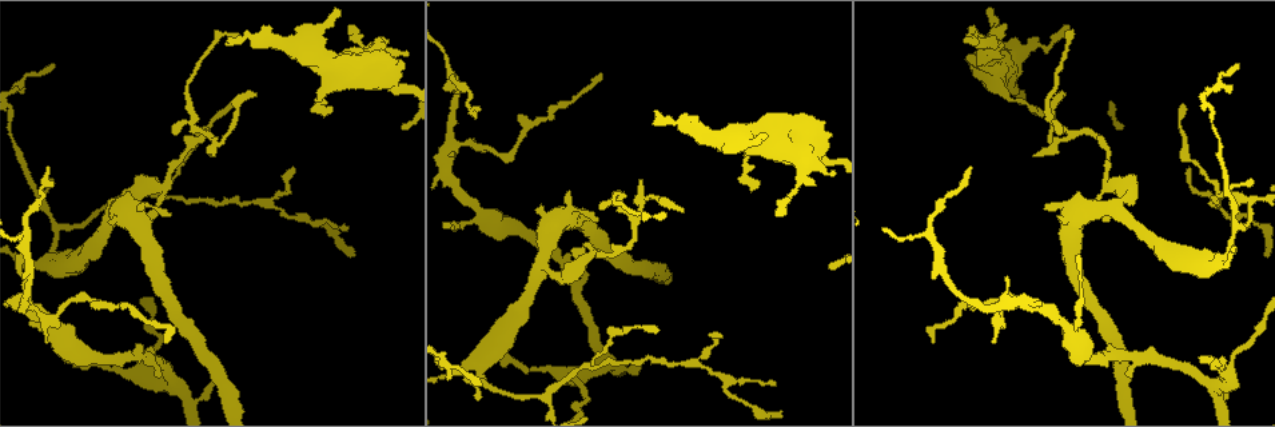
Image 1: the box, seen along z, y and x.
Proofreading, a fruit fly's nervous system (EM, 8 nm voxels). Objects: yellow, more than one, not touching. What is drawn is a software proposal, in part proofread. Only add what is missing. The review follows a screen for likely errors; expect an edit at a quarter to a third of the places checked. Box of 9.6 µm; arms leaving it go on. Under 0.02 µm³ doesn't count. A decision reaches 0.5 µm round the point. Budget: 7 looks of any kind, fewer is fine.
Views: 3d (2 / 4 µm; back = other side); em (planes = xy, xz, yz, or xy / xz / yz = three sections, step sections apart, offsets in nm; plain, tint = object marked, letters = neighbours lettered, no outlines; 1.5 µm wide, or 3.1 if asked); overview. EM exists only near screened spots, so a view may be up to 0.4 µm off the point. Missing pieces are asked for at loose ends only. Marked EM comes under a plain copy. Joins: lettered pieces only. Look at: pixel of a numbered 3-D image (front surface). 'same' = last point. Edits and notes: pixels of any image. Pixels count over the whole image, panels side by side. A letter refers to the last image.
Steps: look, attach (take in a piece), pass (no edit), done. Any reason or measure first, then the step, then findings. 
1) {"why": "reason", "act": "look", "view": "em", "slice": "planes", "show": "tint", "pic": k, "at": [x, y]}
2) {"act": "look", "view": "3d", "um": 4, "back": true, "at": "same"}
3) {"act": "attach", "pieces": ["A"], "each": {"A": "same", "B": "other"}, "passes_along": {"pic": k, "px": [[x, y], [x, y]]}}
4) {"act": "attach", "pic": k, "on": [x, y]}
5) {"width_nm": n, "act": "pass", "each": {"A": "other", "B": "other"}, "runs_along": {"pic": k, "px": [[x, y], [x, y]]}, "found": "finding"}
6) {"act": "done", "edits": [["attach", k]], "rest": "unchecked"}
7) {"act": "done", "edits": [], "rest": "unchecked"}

{"why": "free end", "act": "look", "view": "3d", "um": 4, "pic": 1, "at": [968, 40]}

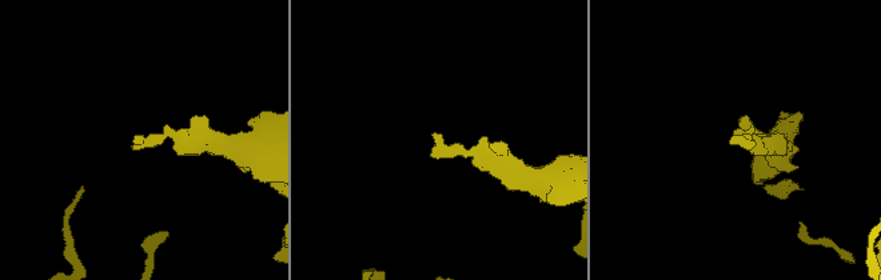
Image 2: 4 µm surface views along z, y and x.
{"act": "look", "view": "em", "slice": "planes", "show": "letters", "pic": 2, "at": [732, 142]}

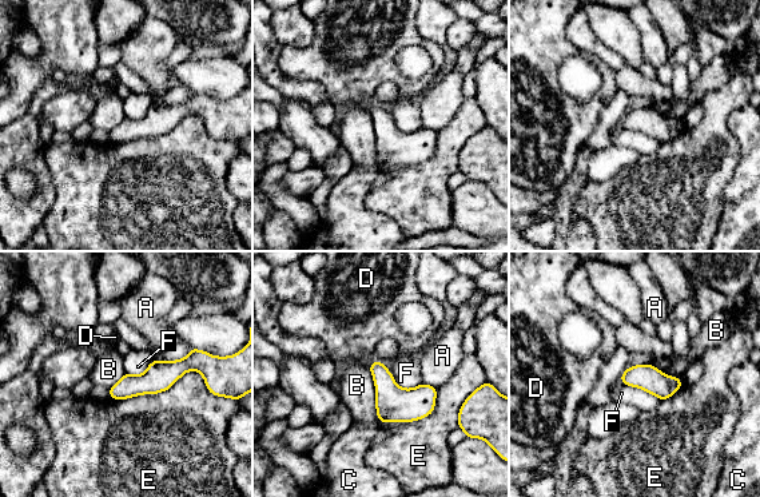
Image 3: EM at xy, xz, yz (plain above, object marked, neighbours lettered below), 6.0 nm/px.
{"longest_contact_nm": ["E", 600], "act": "pass", "each": {"A": "other", "B": "other", "C": "other", "D": "other", "E": "other", "F": "other"}, "runs_along": {"pic": 3, "px": [[194, 364], [112, 392]]}, "found": "no lettered piece goes on from it"}

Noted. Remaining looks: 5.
{"why": "branch stops here", "act": "look", "view": "3d", "um": 4, "pic": 1, "at": [351, 24]}

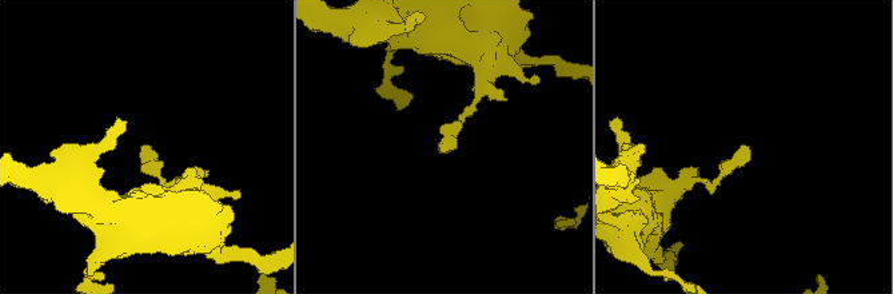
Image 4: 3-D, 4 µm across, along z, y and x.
{"act": "look", "view": "em", "slice": "planes", "show": "letters", "pic": 4, "at": [441, 146]}

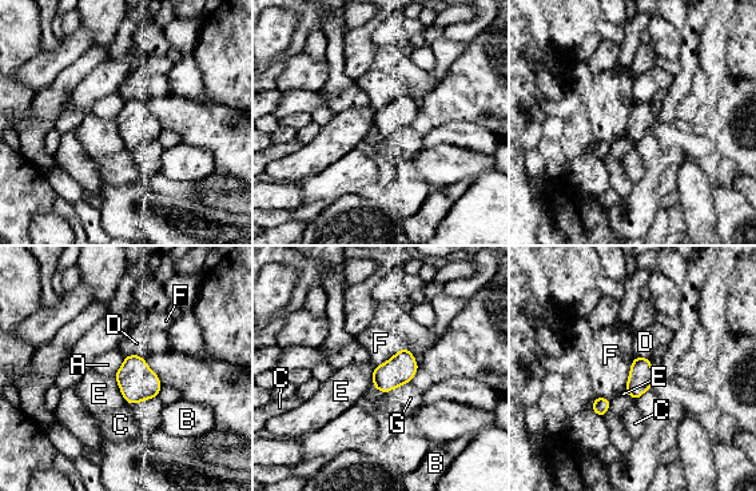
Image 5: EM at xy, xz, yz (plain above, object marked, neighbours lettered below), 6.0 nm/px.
{"longest_contact_nm": ["F", 220], "act": "pass", "each": {"A": "other", "B": "other", "C": "other", "D": "other", "E": "other", "F": "other", "G": "other"}, "border": {"pic": 5, "px": [[114, 375], [126, 402]]}, "found": "none of them fits"}

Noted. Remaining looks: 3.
{"why": "long arm stops here", "act": "look", "view": "em", "slice": "planes", "show": "letters", "pic": 1, "at": [1237, 65]}

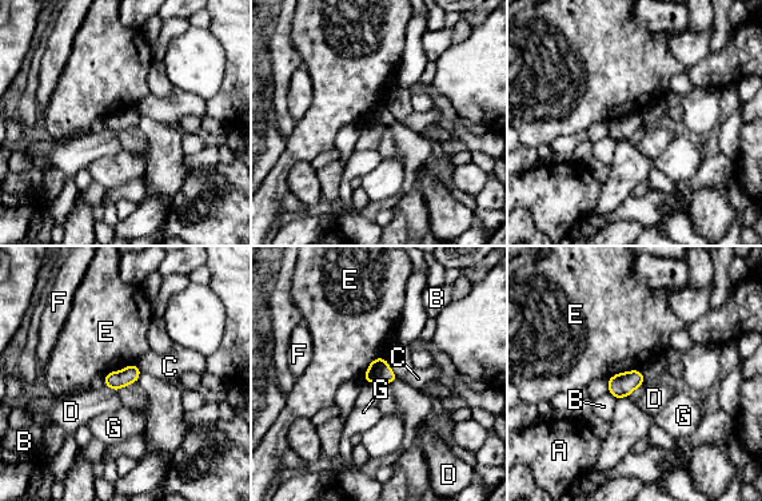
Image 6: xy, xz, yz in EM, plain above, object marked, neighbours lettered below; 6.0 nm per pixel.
{"width_nm": 110, "act": "pass", "each": {"A": "other", "B": "other", "C": "other", "D": "other", "E": "other", "F": "other", "G": "other"}, "border": {"pic": 6, "px": [[386, 358], [370, 364], [364, 381]]}, "found": "no lettered piece goes on from it"}

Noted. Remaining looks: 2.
{"act": "done", "edits": [], "rest": "unchecked"}

